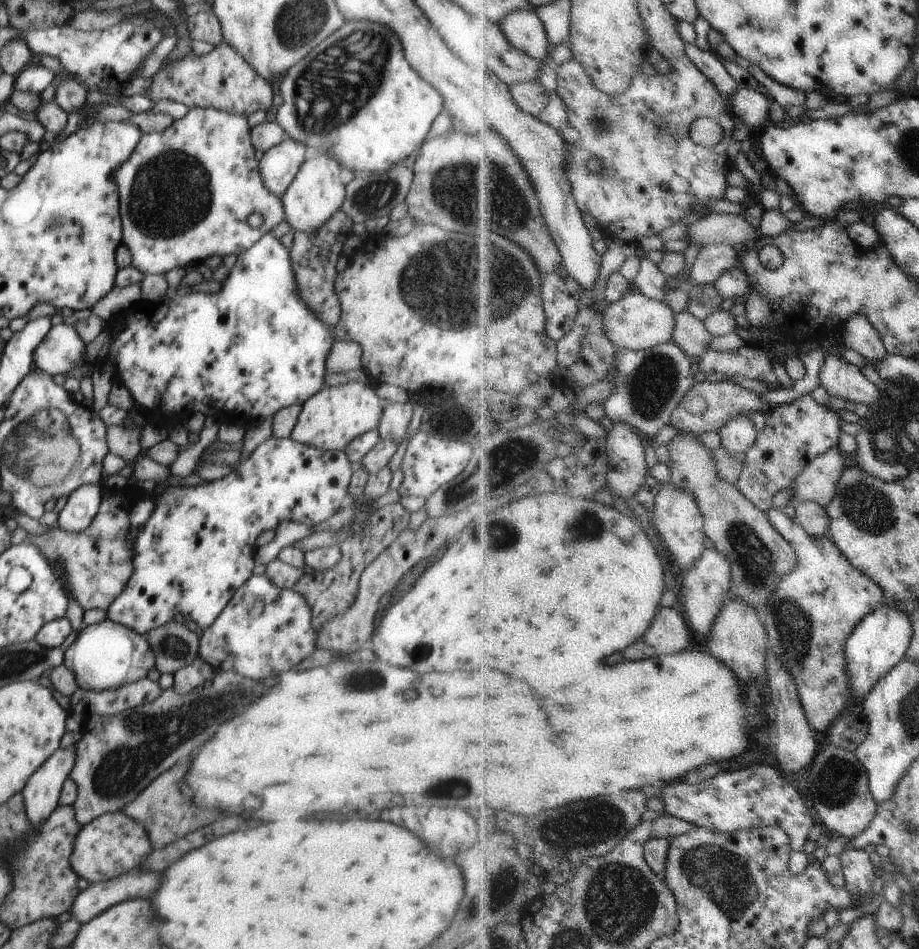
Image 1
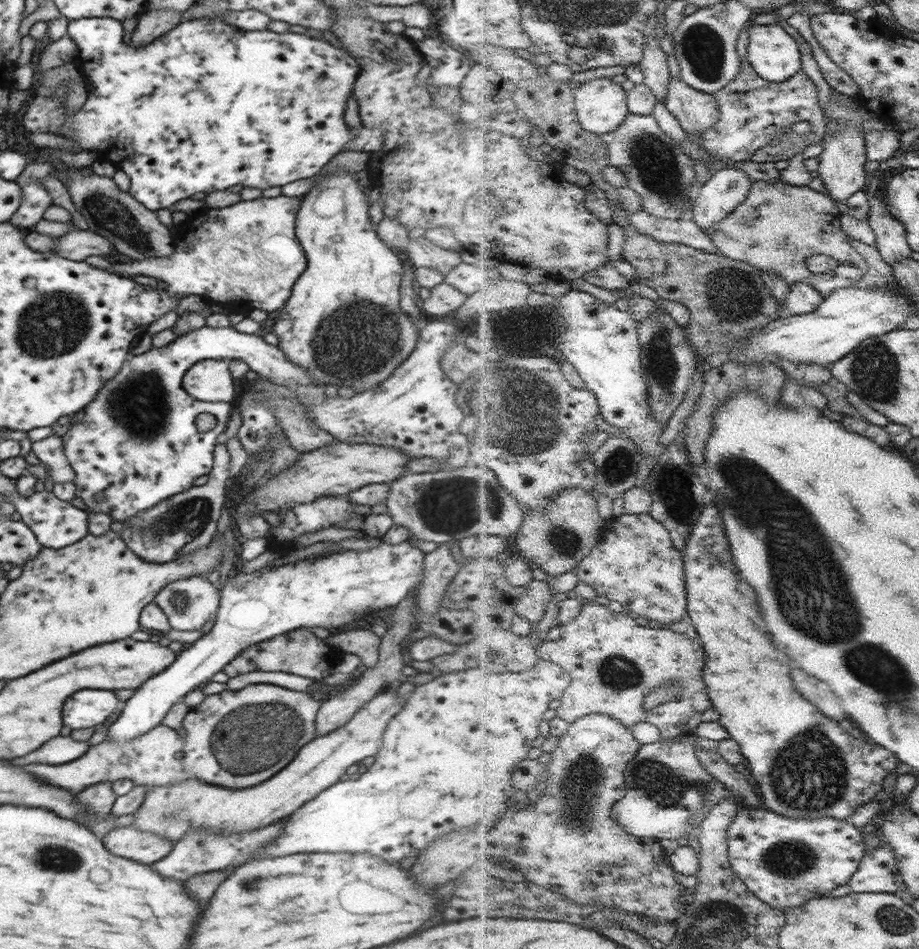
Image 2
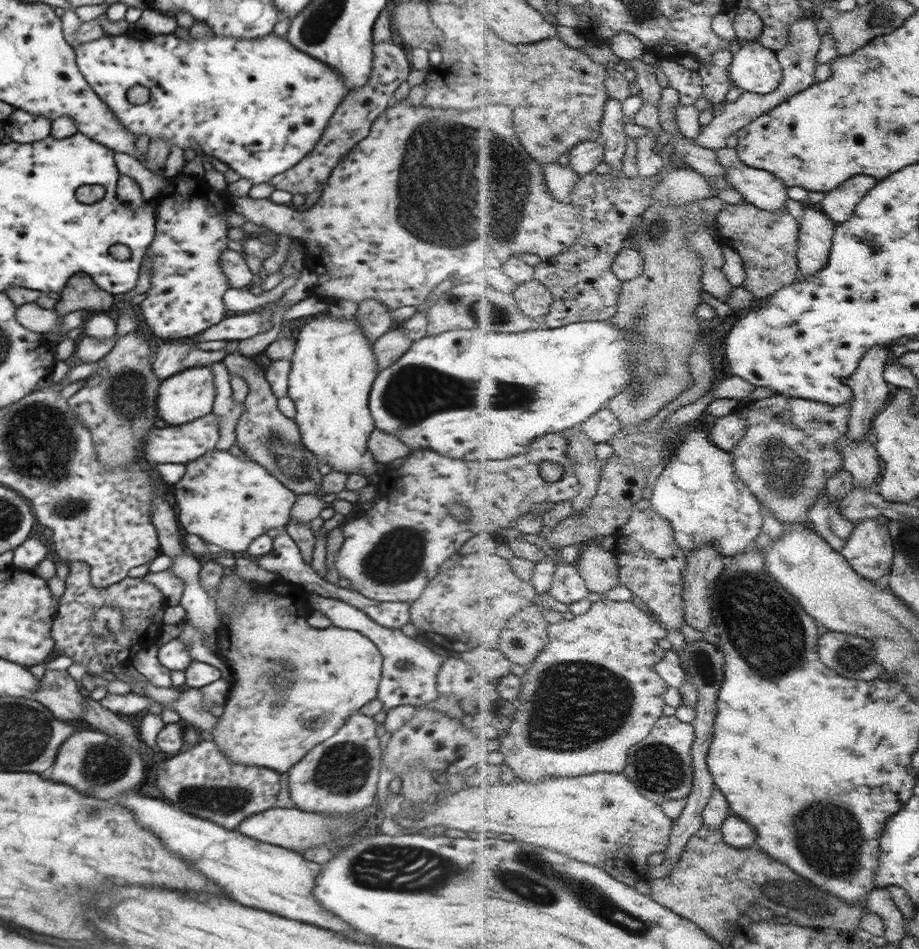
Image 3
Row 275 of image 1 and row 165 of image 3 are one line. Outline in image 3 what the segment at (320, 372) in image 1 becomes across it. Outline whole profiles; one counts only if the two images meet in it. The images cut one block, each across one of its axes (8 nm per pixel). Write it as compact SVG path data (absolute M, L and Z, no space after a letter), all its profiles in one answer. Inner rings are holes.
M177 33L173 34L153 34L152 38L146 38L145 40L138 40L129 38L126 35L107 35L98 40L93 40L84 44L81 44L76 50L76 64L79 71L84 75L90 88L94 90L95 94L106 104L114 115L118 117L120 125L128 129L128 131L134 133L136 138L141 134L148 134L150 140L154 139L166 139L168 147L172 148L173 145L178 145L185 150L186 148L192 148L190 140L198 142L198 146L202 148L206 155L210 155L218 158L222 162L225 162L229 168L235 170L242 178L248 178L252 180L252 184L264 184L269 182L271 178L274 178L277 174L282 174L290 170L295 164L298 164L304 156L308 155L313 150L314 145L322 138L322 133L326 129L326 125L330 122L334 111L340 106L344 97L348 95L348 88L346 88L346 80L344 76L340 76L334 68L330 68L328 64L324 64L320 60L316 60L314 57L302 52L297 48L294 48L287 39L278 37L274 34L264 36L260 40L238 40L232 38L232 36L215 36L210 34L203 38L193 38L188 36L186 38L180 38ZM132 86L146 86L150 90L150 100L146 104L140 104L135 106L130 104L127 100L127 91Z

